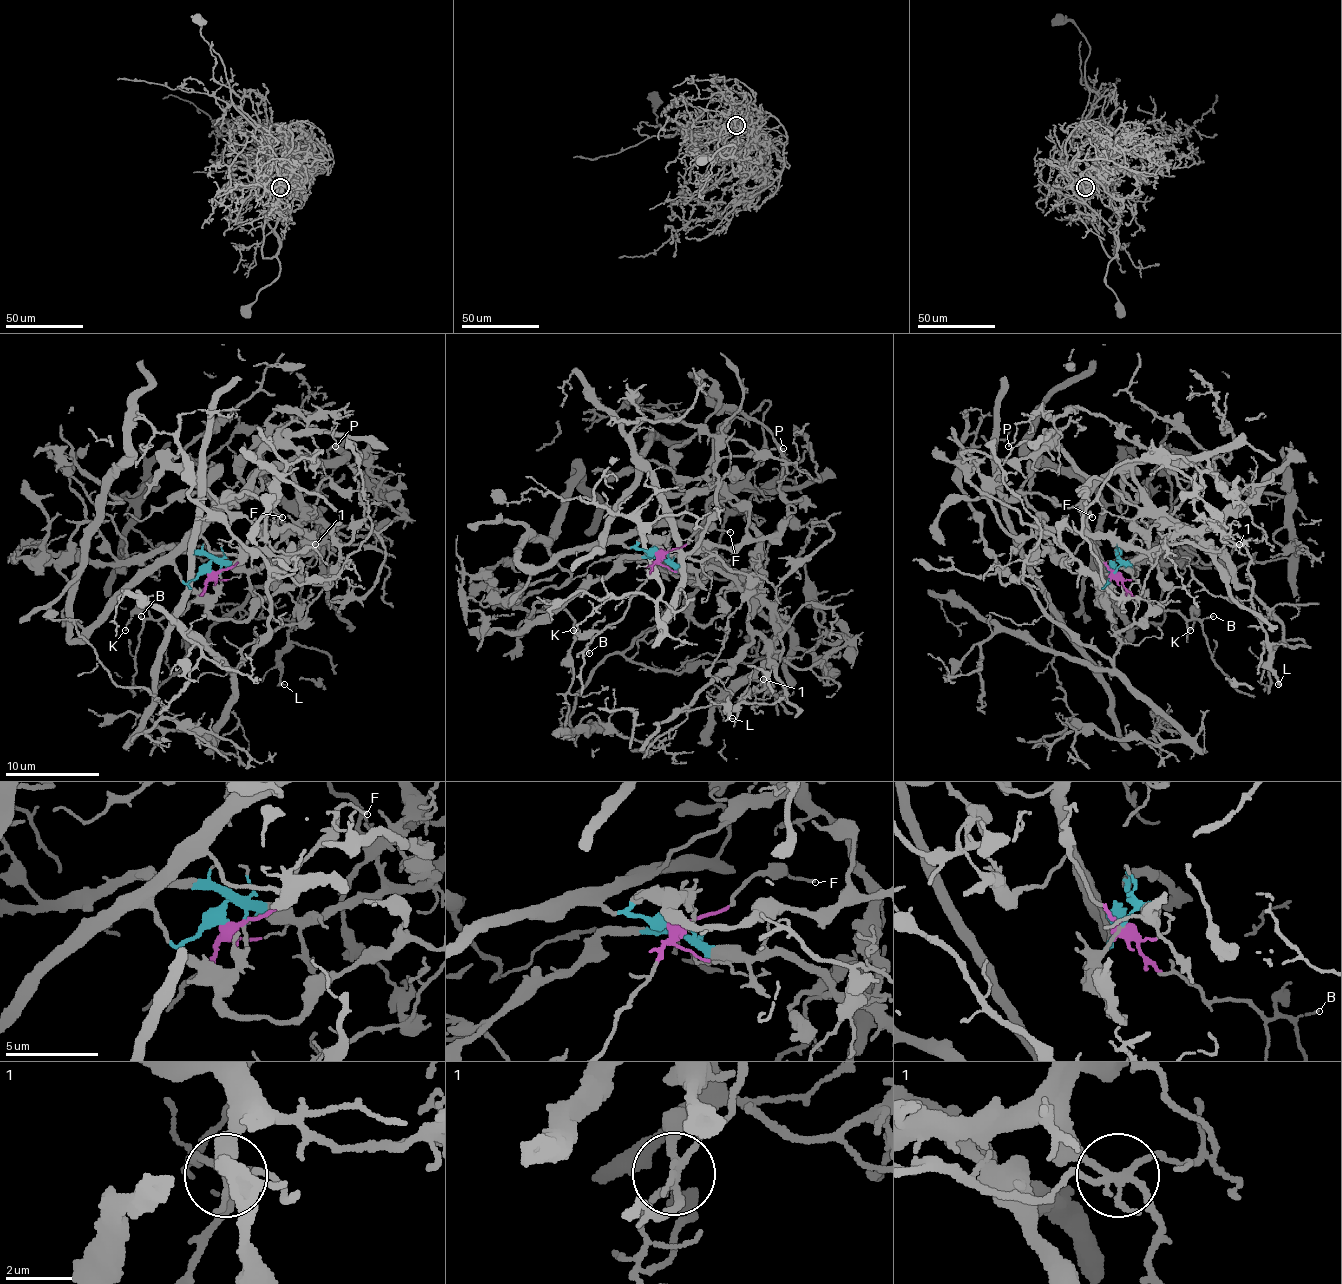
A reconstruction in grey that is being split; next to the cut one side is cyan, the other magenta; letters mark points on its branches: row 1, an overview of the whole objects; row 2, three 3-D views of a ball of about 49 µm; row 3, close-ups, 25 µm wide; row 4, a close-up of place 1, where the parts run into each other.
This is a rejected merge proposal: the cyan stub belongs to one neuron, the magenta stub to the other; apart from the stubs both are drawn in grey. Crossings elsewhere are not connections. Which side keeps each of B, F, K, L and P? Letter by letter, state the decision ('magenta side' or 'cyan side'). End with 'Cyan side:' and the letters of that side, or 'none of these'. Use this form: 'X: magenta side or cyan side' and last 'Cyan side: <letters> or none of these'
B: magenta side
F: magenta side
K: magenta side
L: cyan side
P: cyan side
Cyan side: L, P

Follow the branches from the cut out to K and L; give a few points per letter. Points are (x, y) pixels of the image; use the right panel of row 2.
K: (1112, 571), (1136, 597), (1145, 597), (1157, 609), (1176, 609), (1188, 619), (1190, 609), (1195, 616), (1190, 630)
L: (1112, 571), (1117, 562), (1129, 569), (1171, 536), (1221, 529), (1247, 550), (1252, 602), (1266, 633), (1278, 685)

